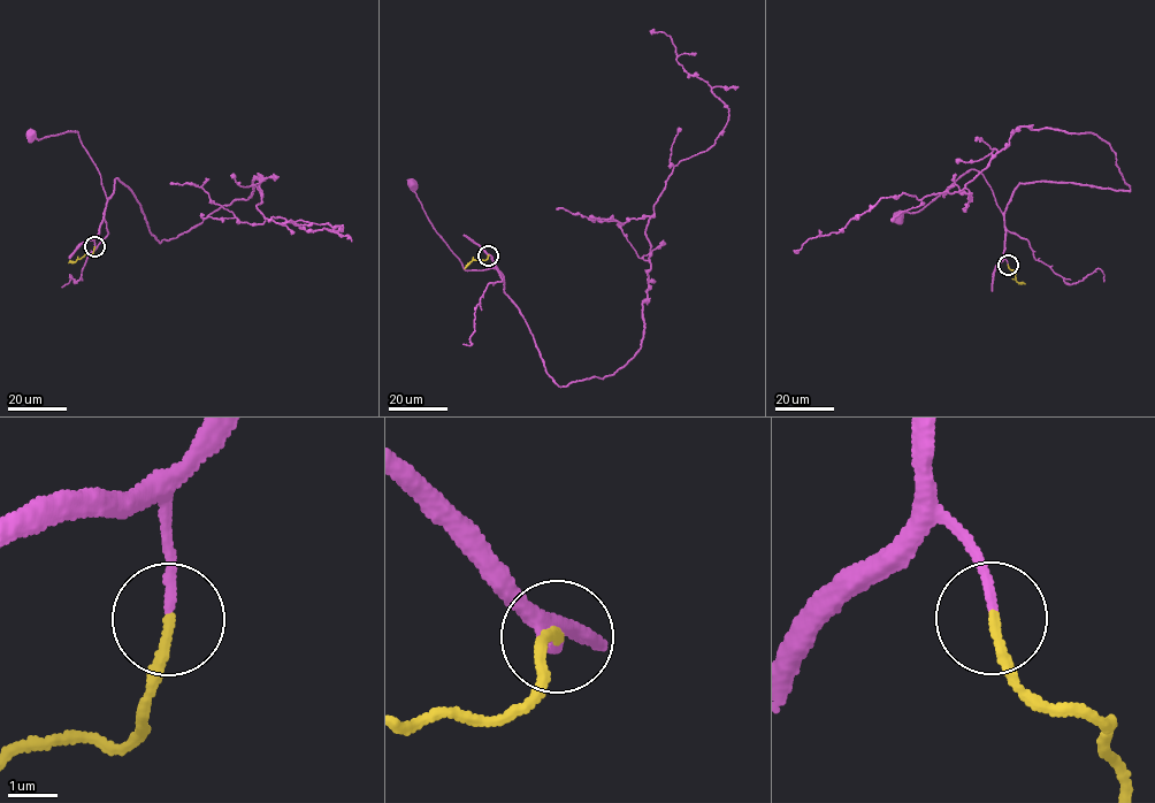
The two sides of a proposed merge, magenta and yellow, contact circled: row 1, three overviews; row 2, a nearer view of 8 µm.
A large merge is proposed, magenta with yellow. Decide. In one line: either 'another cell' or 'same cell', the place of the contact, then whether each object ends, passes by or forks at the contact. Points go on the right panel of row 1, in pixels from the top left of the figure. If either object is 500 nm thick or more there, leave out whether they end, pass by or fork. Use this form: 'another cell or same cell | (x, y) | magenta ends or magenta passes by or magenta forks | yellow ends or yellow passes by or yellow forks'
same cell | (1008, 265) | magenta ends | yellow ends

